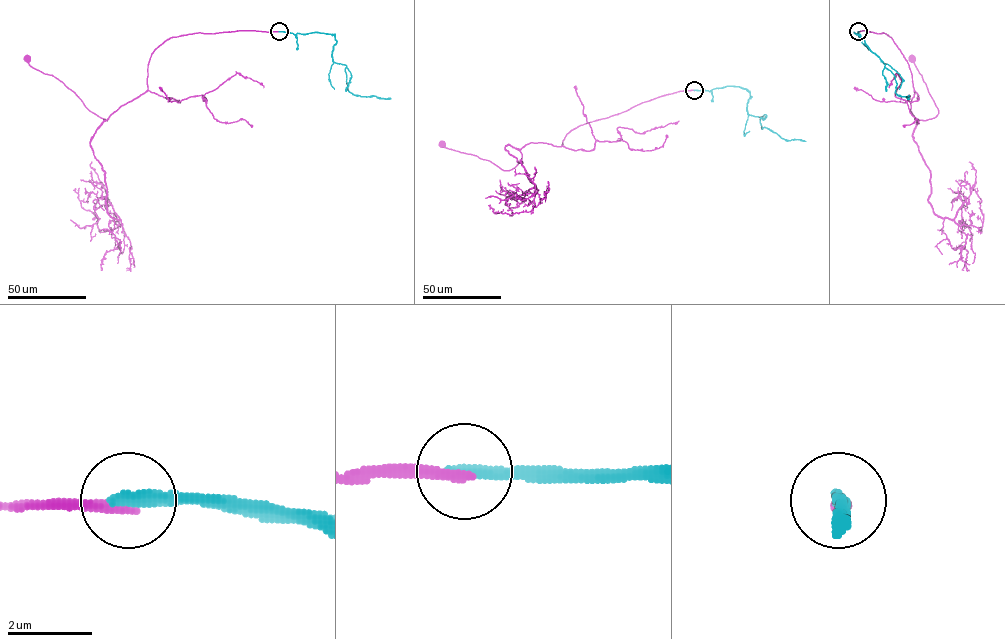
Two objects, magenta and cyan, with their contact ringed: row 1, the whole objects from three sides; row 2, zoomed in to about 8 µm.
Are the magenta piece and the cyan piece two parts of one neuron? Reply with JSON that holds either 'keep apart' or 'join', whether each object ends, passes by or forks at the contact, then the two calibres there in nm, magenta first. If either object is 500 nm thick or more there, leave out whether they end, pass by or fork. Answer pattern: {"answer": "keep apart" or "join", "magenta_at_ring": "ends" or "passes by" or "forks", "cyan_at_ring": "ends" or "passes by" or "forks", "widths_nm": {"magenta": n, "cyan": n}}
{"answer": "keep apart", "magenta_at_ring": "ends", "cyan_at_ring": "ends", "widths_nm": {"magenta": 280, "cyan": 320}}

